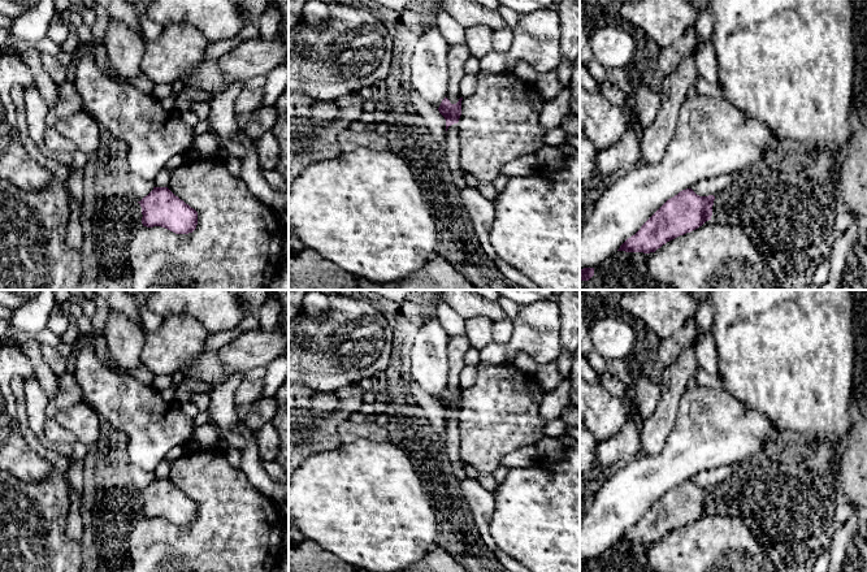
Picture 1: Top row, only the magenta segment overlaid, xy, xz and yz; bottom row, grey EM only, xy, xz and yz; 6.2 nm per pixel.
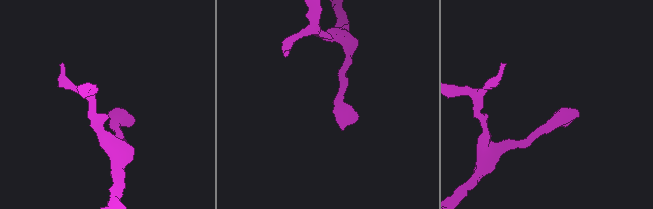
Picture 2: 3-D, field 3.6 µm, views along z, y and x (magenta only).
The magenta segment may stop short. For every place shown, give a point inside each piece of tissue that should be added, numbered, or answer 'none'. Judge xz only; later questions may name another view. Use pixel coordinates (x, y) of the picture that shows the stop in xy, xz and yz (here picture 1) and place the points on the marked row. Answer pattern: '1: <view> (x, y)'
none

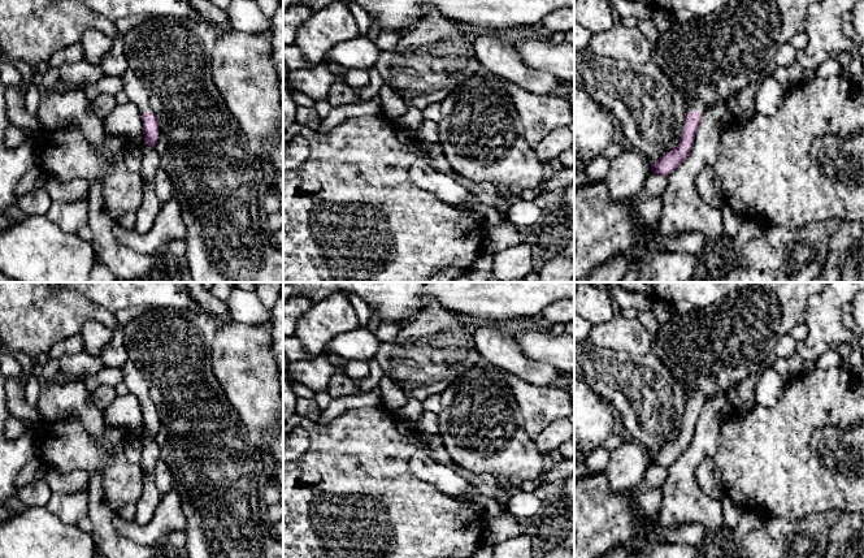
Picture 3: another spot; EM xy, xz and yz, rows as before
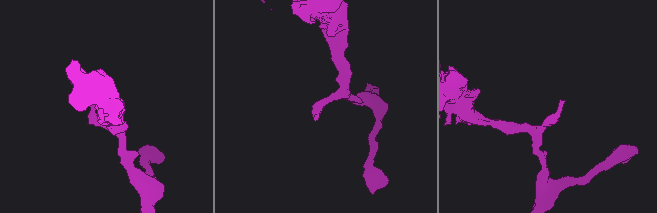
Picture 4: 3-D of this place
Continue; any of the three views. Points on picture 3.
1: yz (695, 104)

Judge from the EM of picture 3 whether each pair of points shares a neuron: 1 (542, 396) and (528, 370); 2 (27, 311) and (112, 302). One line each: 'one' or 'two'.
1: two
2: two

